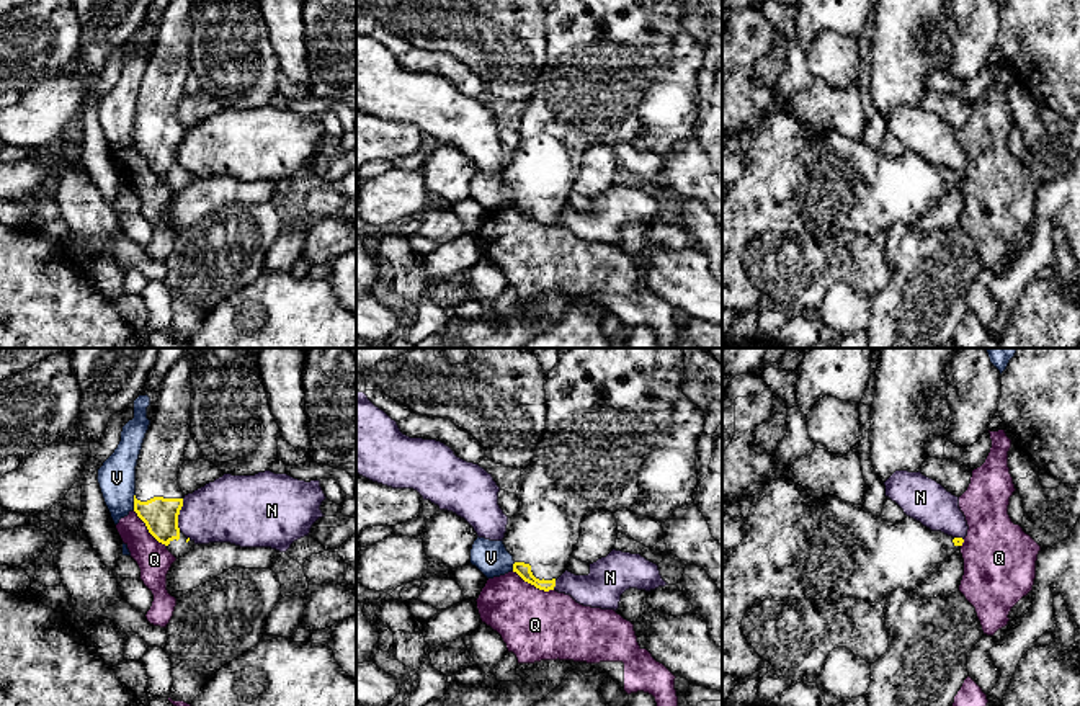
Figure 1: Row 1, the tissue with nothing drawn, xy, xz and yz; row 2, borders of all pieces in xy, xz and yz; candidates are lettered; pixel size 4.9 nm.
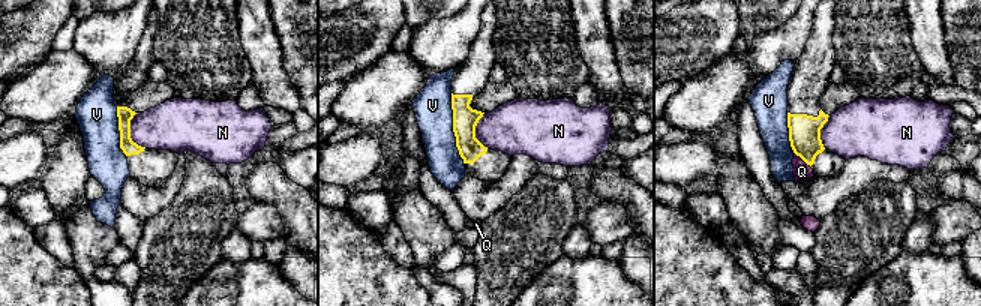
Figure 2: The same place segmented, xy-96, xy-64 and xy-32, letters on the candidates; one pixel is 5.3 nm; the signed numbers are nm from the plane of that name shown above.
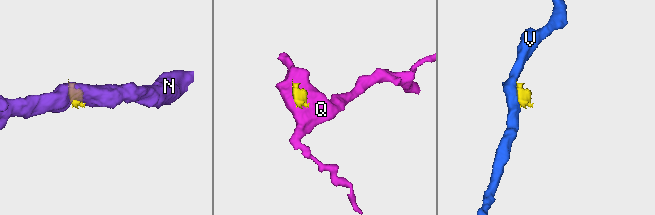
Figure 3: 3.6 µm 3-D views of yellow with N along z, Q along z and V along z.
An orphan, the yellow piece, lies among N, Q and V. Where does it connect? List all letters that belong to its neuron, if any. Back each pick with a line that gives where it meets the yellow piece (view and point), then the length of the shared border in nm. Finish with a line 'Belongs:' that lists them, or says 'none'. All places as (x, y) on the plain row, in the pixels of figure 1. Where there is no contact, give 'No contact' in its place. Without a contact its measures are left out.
Belongs: none

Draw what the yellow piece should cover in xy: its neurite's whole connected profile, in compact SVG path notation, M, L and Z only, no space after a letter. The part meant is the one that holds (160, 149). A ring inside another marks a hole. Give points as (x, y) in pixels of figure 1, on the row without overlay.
M172 0L160 18L155 46L136 100L134 145L149 167L178 193L194 175L178 162L185 127L178 106L191 74L191 0Z

